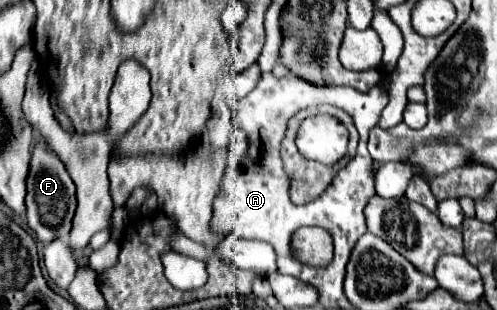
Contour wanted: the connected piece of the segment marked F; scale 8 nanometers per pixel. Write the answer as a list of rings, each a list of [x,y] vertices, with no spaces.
[[[42,137],[36,139],[34,151],[32,151],[32,163],[30,163],[30,175],[28,175],[28,195],[26,195],[26,207],[28,207],[28,225],[34,229],[36,237],[48,245],[54,239],[66,239],[72,229],[72,219],[76,211],[76,185],[66,169],[66,165],[46,151]]]

